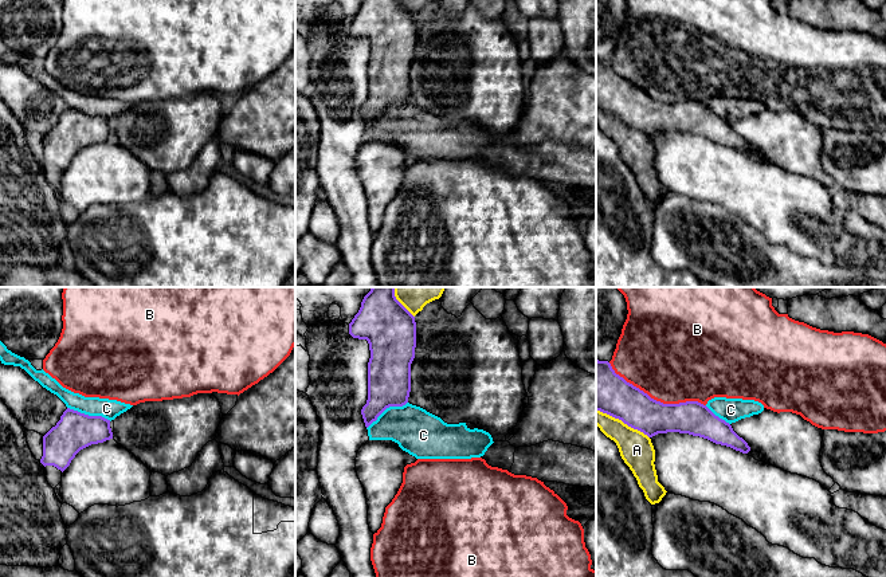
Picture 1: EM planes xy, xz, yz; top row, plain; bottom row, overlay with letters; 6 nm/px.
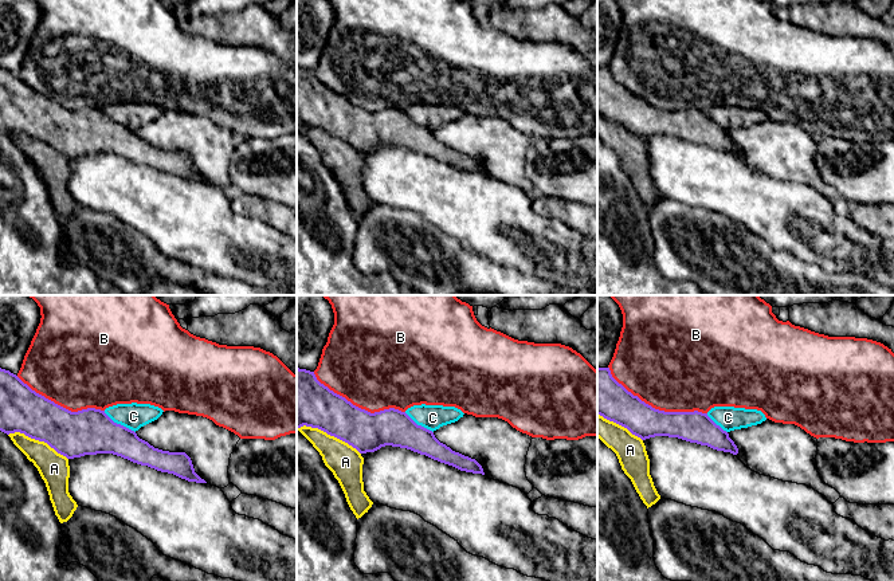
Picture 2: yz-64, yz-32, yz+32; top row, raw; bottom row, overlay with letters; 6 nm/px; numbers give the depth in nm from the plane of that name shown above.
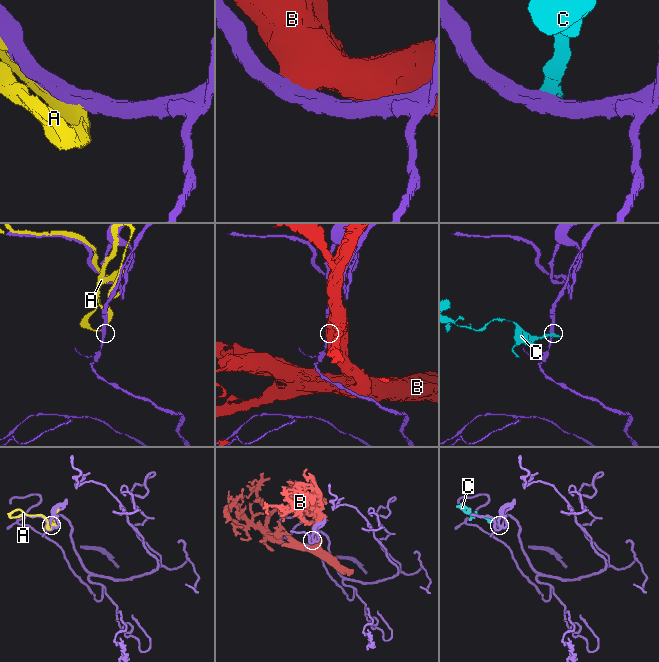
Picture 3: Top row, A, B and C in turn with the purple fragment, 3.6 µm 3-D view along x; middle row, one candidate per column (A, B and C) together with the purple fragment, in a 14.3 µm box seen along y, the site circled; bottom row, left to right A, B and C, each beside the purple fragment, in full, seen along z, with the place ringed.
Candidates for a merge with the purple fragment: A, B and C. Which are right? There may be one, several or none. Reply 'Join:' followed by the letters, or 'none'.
Join: A

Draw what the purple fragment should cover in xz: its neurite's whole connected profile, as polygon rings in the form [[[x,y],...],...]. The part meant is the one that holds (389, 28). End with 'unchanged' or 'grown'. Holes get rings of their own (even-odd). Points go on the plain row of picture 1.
[[[362,0],[349,34],[369,43],[368,99],[361,109],[368,127],[387,107],[408,102],[416,21],[399,0]]] | unchanged

